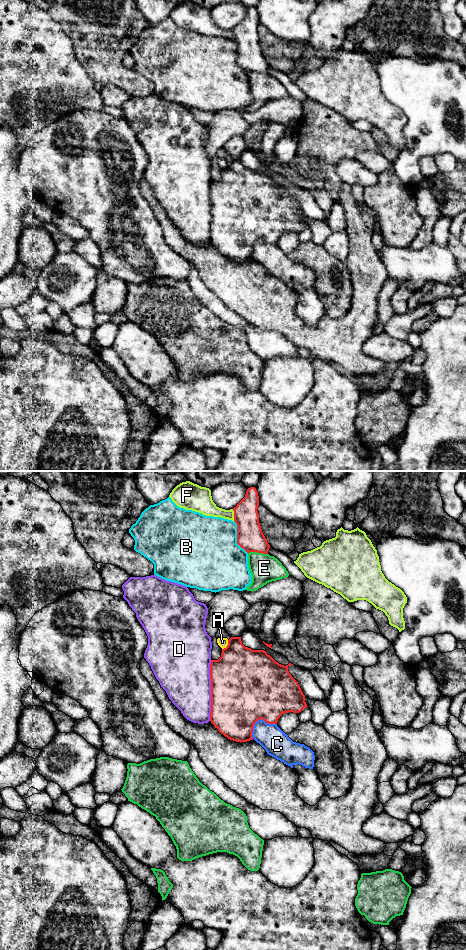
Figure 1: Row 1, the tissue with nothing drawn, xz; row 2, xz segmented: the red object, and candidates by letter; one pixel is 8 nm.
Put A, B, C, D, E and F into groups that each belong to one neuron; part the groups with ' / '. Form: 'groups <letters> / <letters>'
groups A / B / C / D / E / F

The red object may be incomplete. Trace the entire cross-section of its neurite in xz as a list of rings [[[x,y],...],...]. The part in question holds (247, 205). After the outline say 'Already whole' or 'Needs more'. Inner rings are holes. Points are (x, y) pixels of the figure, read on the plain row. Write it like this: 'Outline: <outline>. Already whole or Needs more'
Outline: [[[231,157],[221,177],[210,184],[210,241],[214,247],[230,260],[247,262],[253,260],[253,247],[258,240],[277,244],[282,234],[299,233],[308,227],[298,202],[288,191],[290,185],[293,184],[279,184],[264,170],[245,167],[241,157]]]. Already whole

